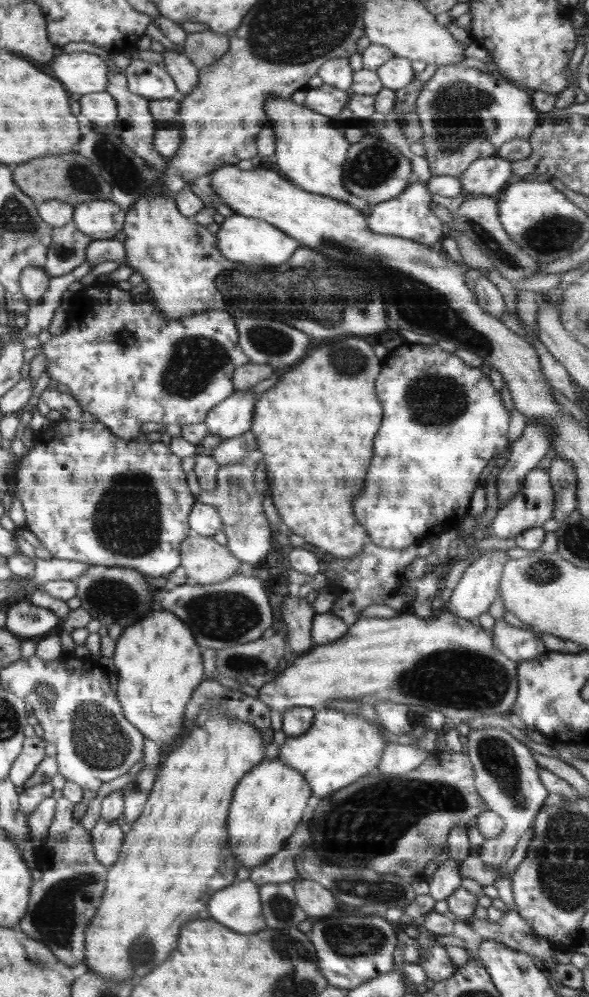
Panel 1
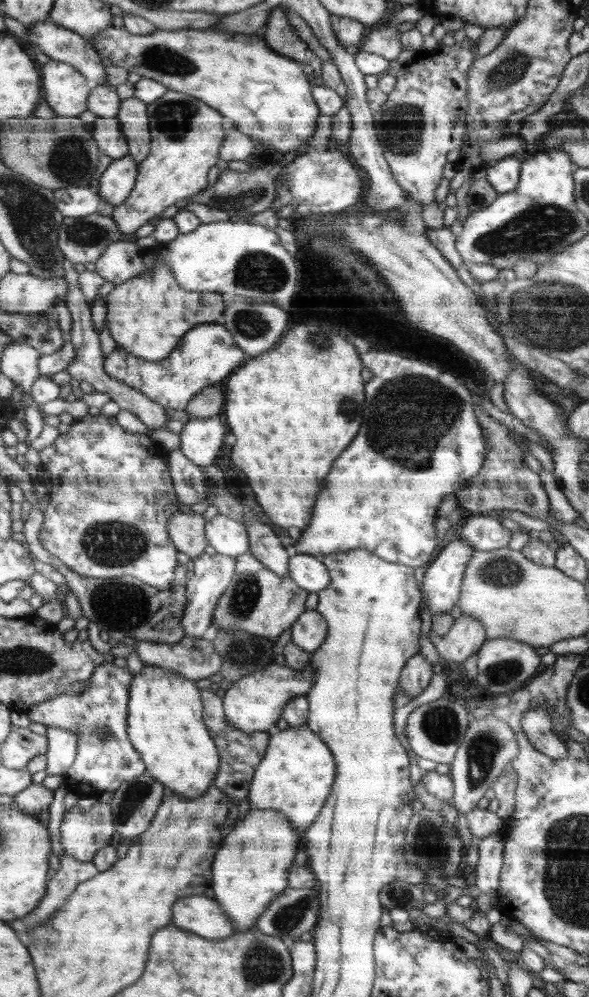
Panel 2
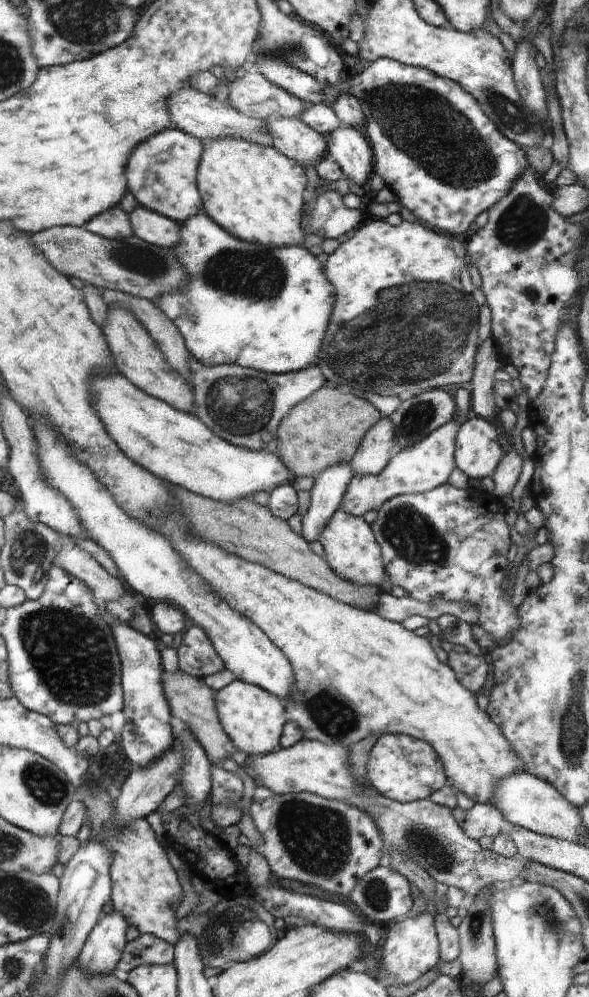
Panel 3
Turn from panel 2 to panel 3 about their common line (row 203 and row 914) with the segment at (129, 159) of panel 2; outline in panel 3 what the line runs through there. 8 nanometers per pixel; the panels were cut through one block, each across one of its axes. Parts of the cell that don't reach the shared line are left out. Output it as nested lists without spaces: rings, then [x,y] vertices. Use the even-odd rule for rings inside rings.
[[[119,910],[103,914],[92,928],[77,958],[80,970],[90,974],[114,974],[127,946],[127,918]]]

